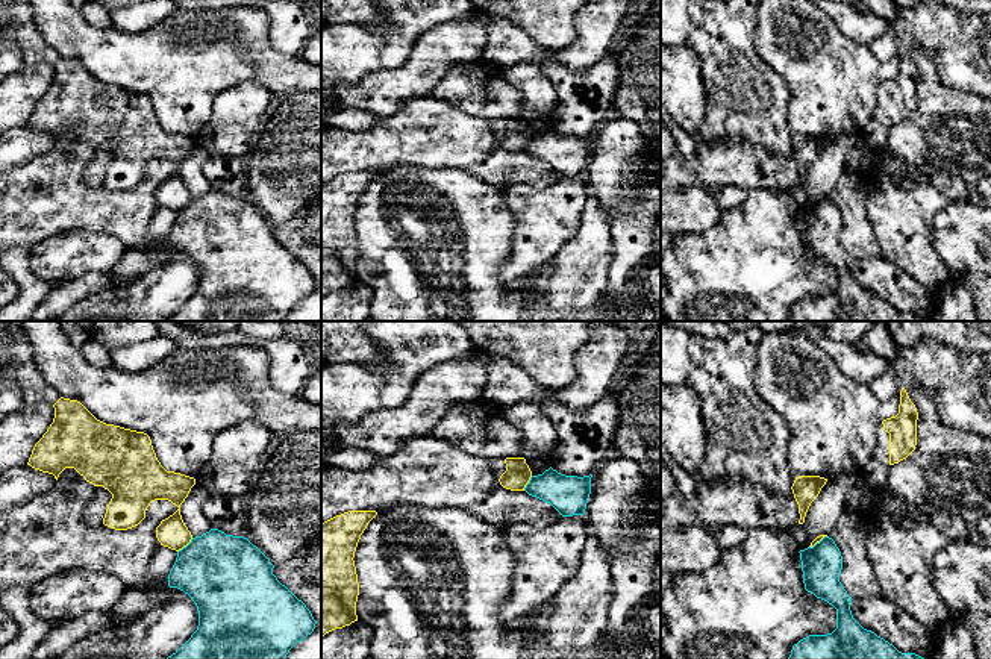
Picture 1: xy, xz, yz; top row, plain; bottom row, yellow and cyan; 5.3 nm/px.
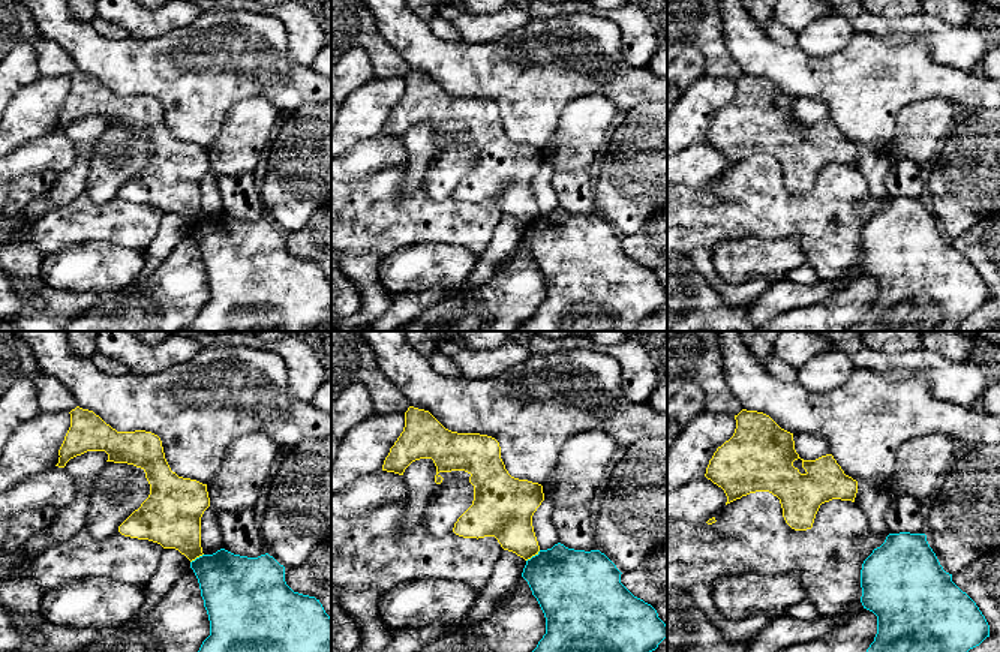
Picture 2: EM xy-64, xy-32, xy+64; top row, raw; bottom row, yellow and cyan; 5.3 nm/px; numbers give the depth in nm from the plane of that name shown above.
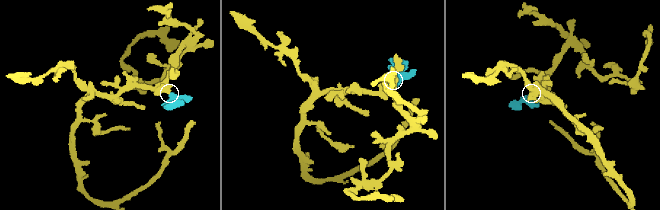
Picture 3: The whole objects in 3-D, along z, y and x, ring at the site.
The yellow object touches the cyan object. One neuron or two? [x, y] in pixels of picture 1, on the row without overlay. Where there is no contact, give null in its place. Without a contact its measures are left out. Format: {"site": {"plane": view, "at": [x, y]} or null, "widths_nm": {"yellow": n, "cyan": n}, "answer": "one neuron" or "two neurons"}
{"site": {"plane": "xy", "at": [185, 206]}, "widths_nm": {"yellow": 160, "cyan": 420}, "answer": "two neurons"}

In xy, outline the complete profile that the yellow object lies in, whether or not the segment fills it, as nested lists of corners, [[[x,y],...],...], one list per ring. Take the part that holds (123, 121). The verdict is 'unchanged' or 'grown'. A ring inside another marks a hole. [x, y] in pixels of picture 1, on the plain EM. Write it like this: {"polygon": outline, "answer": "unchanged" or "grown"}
{"polygon": [[[61,58],[55,65],[55,79],[42,98],[35,105],[27,126],[53,135],[58,141],[65,129],[74,129],[86,142],[103,147],[112,155],[103,185],[115,191],[127,191],[145,179],[155,161],[168,161],[179,170],[156,188],[161,206],[171,211],[186,208],[192,195],[180,176],[180,165],[188,158],[195,139],[167,132],[156,118],[152,100],[144,92],[106,85],[97,80],[80,62]]], "answer": "unchanged"}

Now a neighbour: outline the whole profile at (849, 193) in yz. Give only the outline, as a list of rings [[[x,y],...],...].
[[[843,171],[827,194],[841,212],[843,230],[839,242],[852,261],[880,256],[880,248],[865,214],[867,189],[868,176]]]

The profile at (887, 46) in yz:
[[[891,27],[888,32],[885,32],[883,35],[880,35],[877,39],[871,42],[870,50],[874,58],[880,61],[888,61],[900,55],[903,45],[899,36],[896,35],[894,29]]]

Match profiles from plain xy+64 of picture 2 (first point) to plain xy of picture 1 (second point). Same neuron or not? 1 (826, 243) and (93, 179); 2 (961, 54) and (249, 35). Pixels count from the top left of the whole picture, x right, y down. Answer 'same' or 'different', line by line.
1: different
2: different

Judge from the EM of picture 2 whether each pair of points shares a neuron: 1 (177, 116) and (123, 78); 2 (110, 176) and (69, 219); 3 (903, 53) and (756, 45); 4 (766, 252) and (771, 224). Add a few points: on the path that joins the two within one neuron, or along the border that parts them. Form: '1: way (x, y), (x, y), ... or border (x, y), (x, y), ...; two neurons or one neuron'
1: way (168, 101), (146, 78), (138, 78); one neuron
2: border (84, 192), (101, 203), (117, 197); two neurons
3: way (867, 77), (810, 77), (792, 71); one neuron
4: border (732, 240), (744, 237), (796, 237), (802, 249); two neurons

